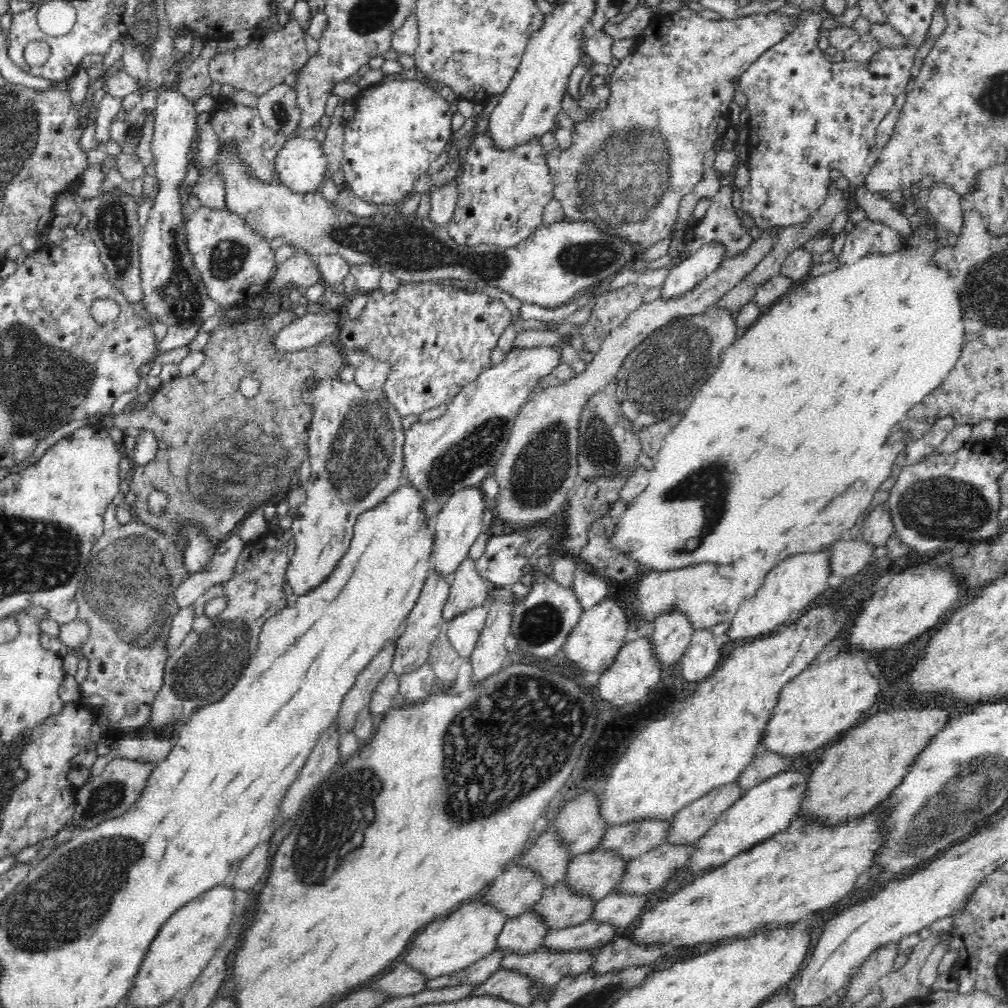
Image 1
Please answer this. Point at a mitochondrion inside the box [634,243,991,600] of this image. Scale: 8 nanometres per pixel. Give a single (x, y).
(710, 482)

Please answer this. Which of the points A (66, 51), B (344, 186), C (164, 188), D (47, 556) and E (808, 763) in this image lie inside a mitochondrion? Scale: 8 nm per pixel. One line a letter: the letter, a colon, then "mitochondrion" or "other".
A: other
B: other
C: other
D: mitochondrion
E: other

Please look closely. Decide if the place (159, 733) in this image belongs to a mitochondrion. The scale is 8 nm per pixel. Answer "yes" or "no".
no

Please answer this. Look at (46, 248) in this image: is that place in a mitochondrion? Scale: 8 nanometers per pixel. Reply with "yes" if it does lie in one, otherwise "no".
no

